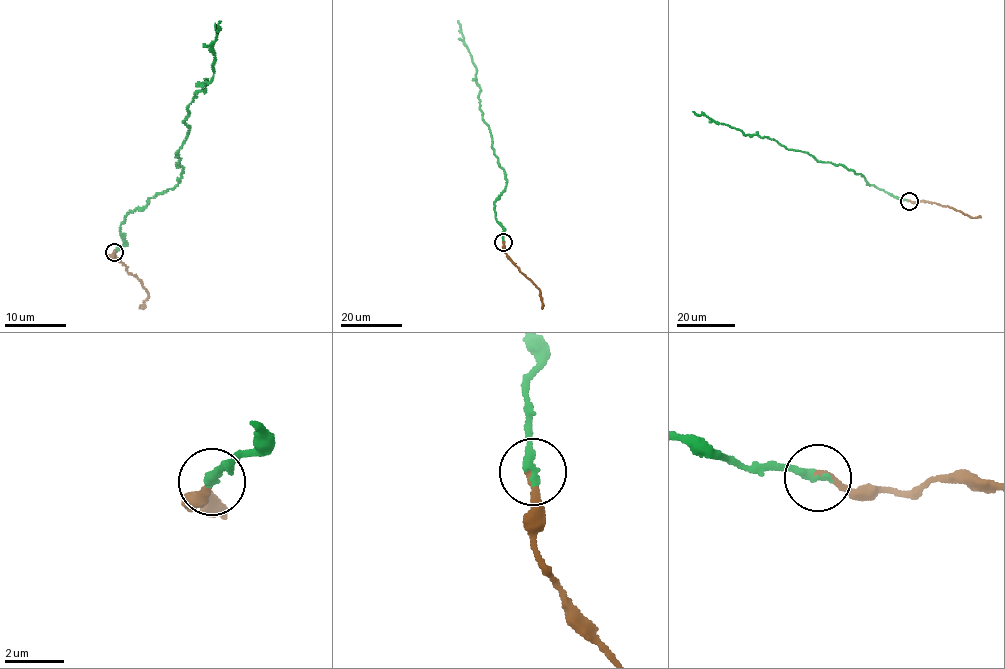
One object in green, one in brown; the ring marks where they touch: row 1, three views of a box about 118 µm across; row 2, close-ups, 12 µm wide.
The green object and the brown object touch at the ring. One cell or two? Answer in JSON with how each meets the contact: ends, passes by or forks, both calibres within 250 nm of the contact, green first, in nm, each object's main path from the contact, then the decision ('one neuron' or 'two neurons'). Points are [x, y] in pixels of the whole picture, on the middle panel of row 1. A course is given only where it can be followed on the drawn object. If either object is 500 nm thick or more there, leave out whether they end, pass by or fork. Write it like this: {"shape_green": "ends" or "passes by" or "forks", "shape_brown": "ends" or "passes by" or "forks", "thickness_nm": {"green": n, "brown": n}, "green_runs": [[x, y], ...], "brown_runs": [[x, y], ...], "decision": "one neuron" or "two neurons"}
{"shape_green": "ends", "shape_brown": "ends", "thickness_nm": {"green": 300, "brown": 280}, "green_runs": [[503, 242], [494, 202], [504, 189], [506, 176], [492, 147], [489, 125], [482, 118], [476, 67], [458, 20]], "brown_runs": [[503, 242], [507, 257], [539, 289], [542, 309]], "decision": "one neuron"}

